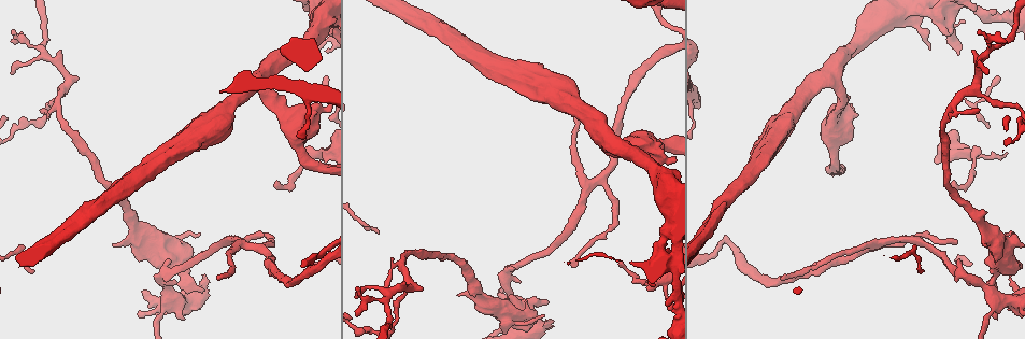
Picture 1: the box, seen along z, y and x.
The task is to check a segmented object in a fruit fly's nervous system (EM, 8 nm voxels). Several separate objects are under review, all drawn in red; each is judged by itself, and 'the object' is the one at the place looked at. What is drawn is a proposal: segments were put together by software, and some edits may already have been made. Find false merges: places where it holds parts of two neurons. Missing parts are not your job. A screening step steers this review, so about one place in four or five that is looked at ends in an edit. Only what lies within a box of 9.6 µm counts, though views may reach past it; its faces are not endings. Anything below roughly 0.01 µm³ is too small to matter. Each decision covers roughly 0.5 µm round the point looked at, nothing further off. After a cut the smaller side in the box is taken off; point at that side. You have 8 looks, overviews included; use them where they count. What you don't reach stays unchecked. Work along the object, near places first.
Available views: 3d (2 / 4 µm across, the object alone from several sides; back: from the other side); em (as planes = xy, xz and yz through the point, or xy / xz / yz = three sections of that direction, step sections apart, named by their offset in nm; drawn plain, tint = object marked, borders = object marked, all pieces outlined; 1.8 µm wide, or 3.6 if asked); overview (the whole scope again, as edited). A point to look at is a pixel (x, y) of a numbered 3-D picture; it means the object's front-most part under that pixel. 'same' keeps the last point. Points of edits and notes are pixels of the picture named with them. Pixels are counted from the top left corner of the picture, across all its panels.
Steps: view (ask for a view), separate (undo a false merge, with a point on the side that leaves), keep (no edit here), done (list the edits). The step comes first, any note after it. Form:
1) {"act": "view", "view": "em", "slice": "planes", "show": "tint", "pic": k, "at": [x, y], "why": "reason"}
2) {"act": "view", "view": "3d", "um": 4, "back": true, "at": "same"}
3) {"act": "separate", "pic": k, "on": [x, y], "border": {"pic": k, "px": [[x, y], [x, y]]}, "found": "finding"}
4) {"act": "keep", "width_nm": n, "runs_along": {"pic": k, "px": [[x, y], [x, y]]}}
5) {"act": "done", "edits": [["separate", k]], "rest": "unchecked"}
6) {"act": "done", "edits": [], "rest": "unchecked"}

{"act": "view", "view": "em", "slice": "planes", "show": "tint", "pic": 1, "at": [868, 249], "why": "four-way junction"}

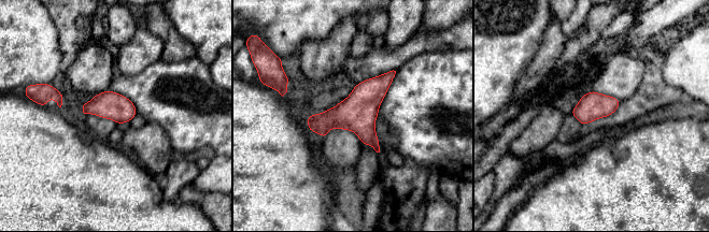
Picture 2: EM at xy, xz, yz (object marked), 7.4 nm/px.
{"act": "keep", "found": "one neuron here"}

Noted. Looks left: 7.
{"act": "view", "view": "3d", "um": 4, "pic": 1, "at": [947, 20], "why": "sudden change in width"}

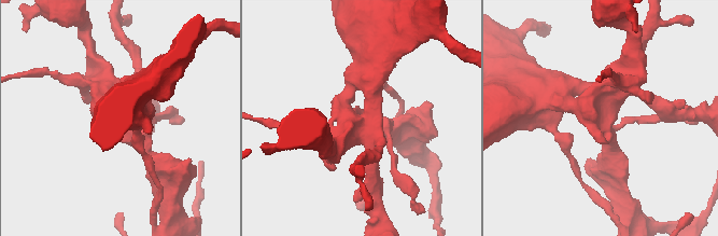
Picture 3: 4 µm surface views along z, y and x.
{"act": "view", "view": "em", "slice": "yz", "step": 8, "show": "tint", "pic": 3, "at": [604, 122]}

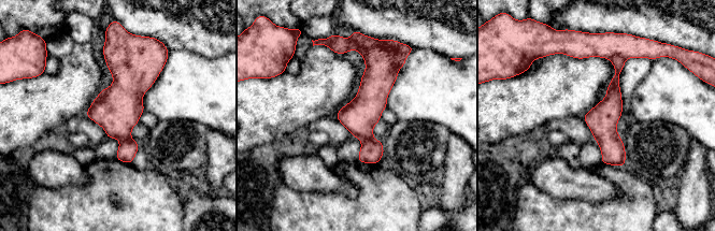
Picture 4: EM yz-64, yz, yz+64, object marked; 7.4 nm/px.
{"act": "view", "view": "em", "slice": "planes", "show": "borders", "at": "same"}

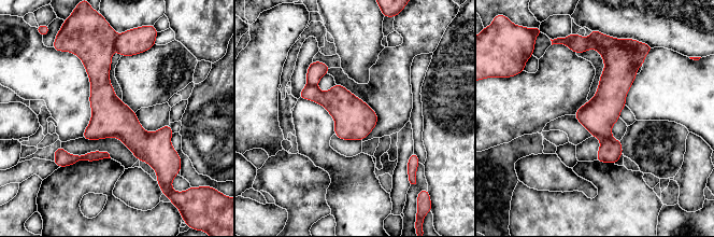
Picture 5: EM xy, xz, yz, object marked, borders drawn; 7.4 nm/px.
{"act": "separate", "pic": 5, "on": [340, 102], "width_nm": 260, "found": "two neurons meet here"}

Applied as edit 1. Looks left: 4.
{"act": "view", "view": "overview", "why": "see it whole again"}

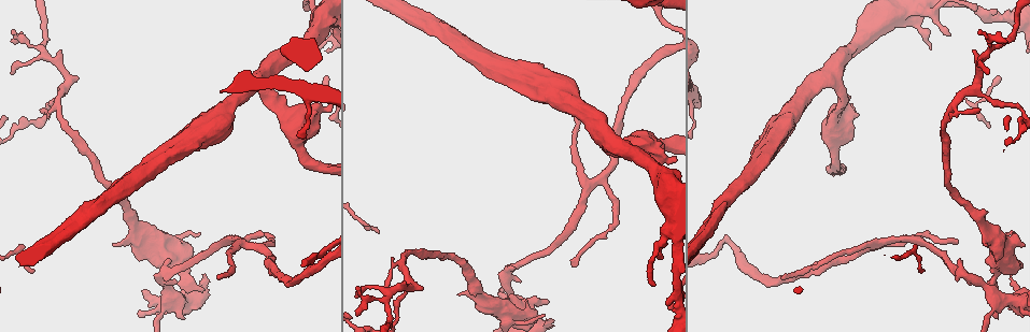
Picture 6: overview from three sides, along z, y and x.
{"act": "view", "view": "3d", "um": 4, "pic": 6, "at": [992, 50], "why": "two arms in line, one across"}

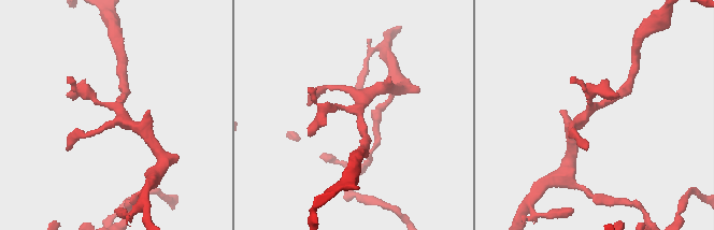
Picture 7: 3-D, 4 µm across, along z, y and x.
{"act": "view", "view": "em", "slice": "yz", "step": 4, "show": "tint", "pic": 7, "at": [591, 109], "why": "need the tissue"}

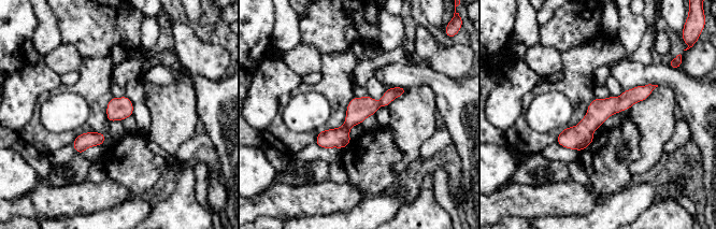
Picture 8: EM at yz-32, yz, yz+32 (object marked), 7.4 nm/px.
{"act": "keep", "found": "all the same neuron"}

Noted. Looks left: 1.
{"act": "done", "edits": [["separate", 5]], "rest": "unchecked"}

